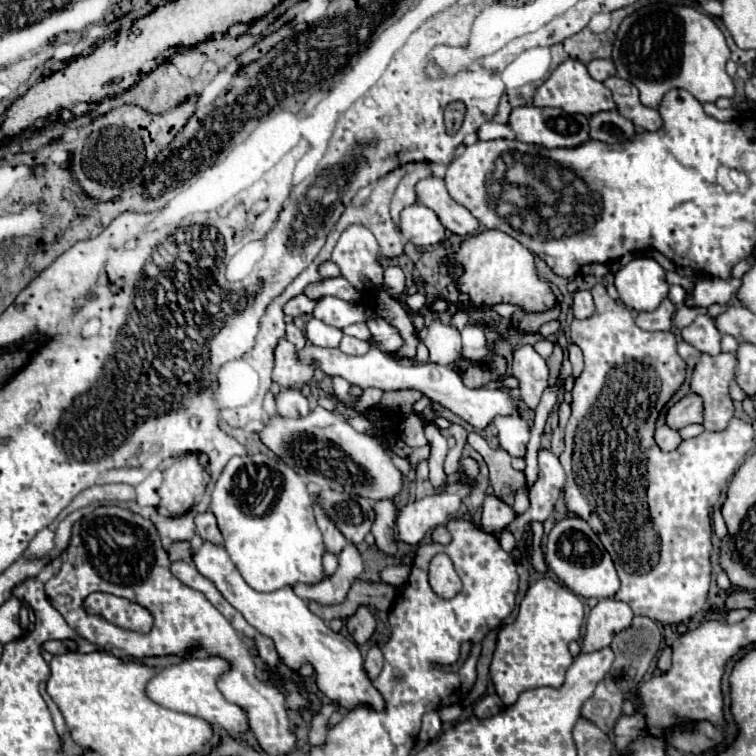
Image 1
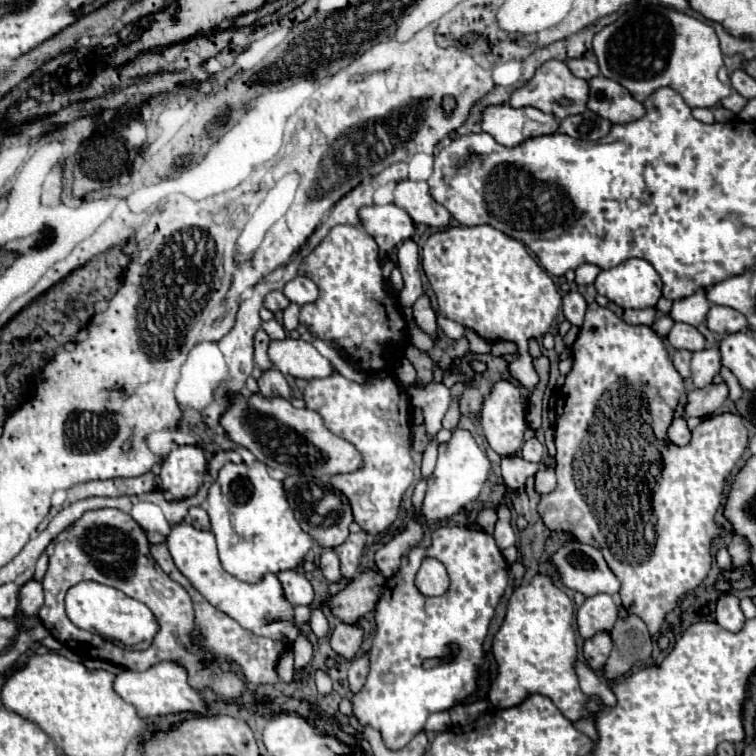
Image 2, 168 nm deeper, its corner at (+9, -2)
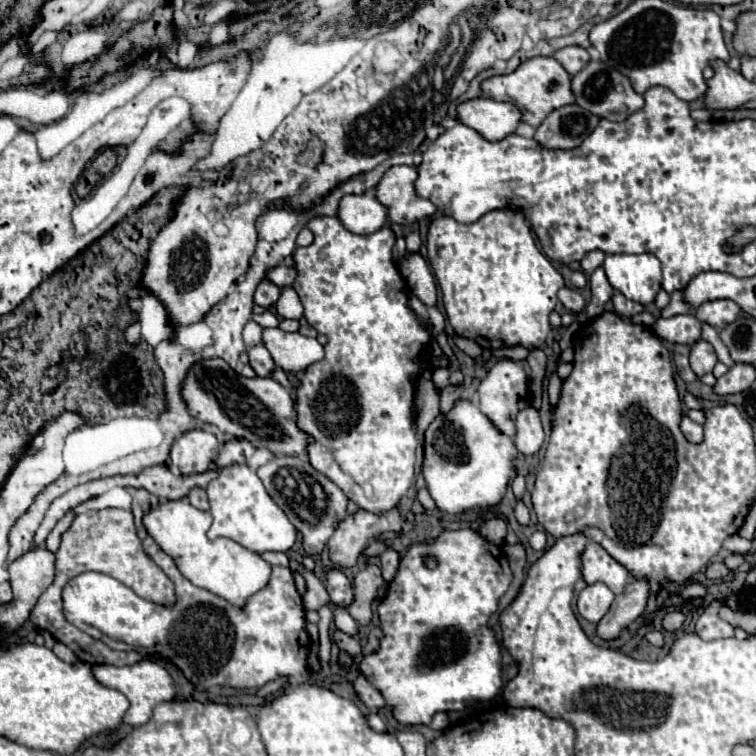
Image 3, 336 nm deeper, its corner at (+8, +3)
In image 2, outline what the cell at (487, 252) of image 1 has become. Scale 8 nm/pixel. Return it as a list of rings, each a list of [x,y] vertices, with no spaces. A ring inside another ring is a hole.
[[[483,224],[483,226],[451,226],[447,230],[435,232],[429,236],[429,240],[423,246],[421,264],[425,270],[425,276],[429,278],[439,310],[457,324],[475,330],[481,338],[487,342],[515,342],[517,348],[527,348],[529,340],[539,340],[543,334],[547,334],[551,322],[555,320],[559,306],[561,306],[561,294],[557,292],[551,276],[531,258],[527,252],[527,246],[501,230]]]

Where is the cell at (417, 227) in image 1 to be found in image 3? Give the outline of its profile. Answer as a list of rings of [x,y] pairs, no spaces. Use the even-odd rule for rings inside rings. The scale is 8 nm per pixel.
[[[346,195],[340,201],[338,219],[348,231],[370,235],[388,223],[388,207],[384,207],[376,197]]]

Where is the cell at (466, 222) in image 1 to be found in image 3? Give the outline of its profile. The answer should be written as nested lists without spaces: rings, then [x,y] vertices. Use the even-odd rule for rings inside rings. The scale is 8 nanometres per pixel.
[[[398,165],[390,167],[376,185],[376,199],[390,209],[390,221],[408,225],[436,213],[436,205],[416,193],[416,179],[416,167]]]

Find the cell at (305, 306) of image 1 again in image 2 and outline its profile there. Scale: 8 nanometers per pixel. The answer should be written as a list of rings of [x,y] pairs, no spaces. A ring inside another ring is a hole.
[[[275,290],[275,292],[269,292],[265,296],[265,308],[271,310],[271,312],[279,312],[279,310],[285,310],[289,306],[289,300],[285,298],[283,292]]]

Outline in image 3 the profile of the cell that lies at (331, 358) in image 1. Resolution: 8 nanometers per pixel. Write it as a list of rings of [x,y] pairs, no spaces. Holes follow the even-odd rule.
[[[264,329],[262,343],[270,351],[276,367],[288,373],[304,371],[312,363],[324,359],[324,347],[316,339],[304,337],[300,333],[286,333],[282,329]]]

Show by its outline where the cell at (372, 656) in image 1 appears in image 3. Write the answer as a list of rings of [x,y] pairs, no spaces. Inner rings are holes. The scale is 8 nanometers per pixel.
[[[358,675],[354,681],[354,691],[358,695],[358,699],[366,705],[366,707],[384,707],[384,699],[382,695],[366,681],[364,675]]]

